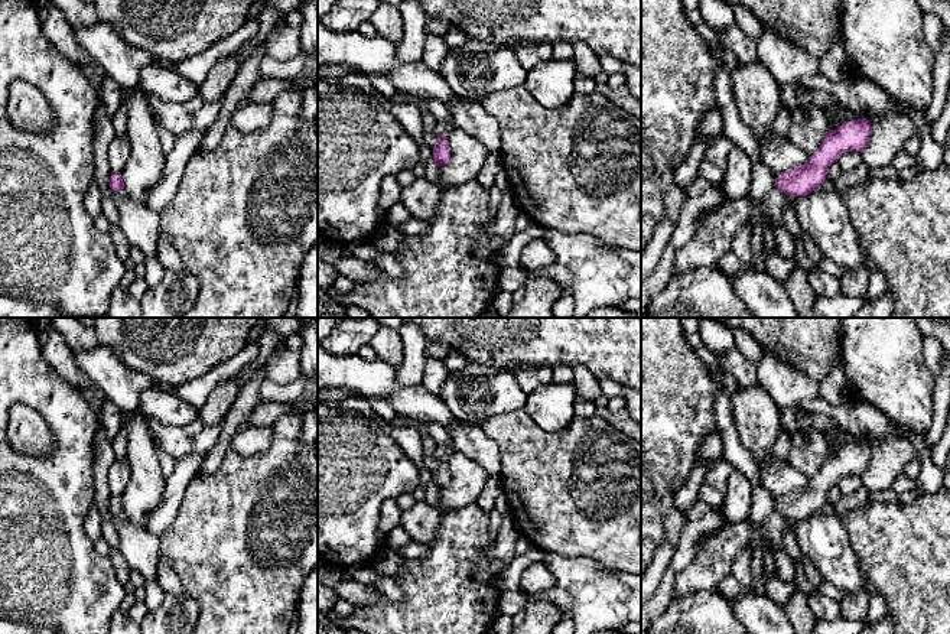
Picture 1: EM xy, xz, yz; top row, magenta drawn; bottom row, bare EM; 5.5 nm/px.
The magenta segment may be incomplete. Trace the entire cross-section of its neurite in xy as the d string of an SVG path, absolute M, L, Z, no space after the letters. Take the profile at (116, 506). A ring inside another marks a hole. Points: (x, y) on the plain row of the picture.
M111 497L110 511L118 533L118 552L130 569L143 576L144 585L156 581L160 559L159 536L152 534L144 526L130 521L124 514L121 498Z

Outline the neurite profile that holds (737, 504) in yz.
M733 471L728 481L726 495L719 507L729 524L741 523L748 518L752 503L752 485L749 478Z

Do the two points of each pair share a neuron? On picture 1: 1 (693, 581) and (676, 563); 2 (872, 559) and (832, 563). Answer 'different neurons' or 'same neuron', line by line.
1: different neurons
2: different neurons

